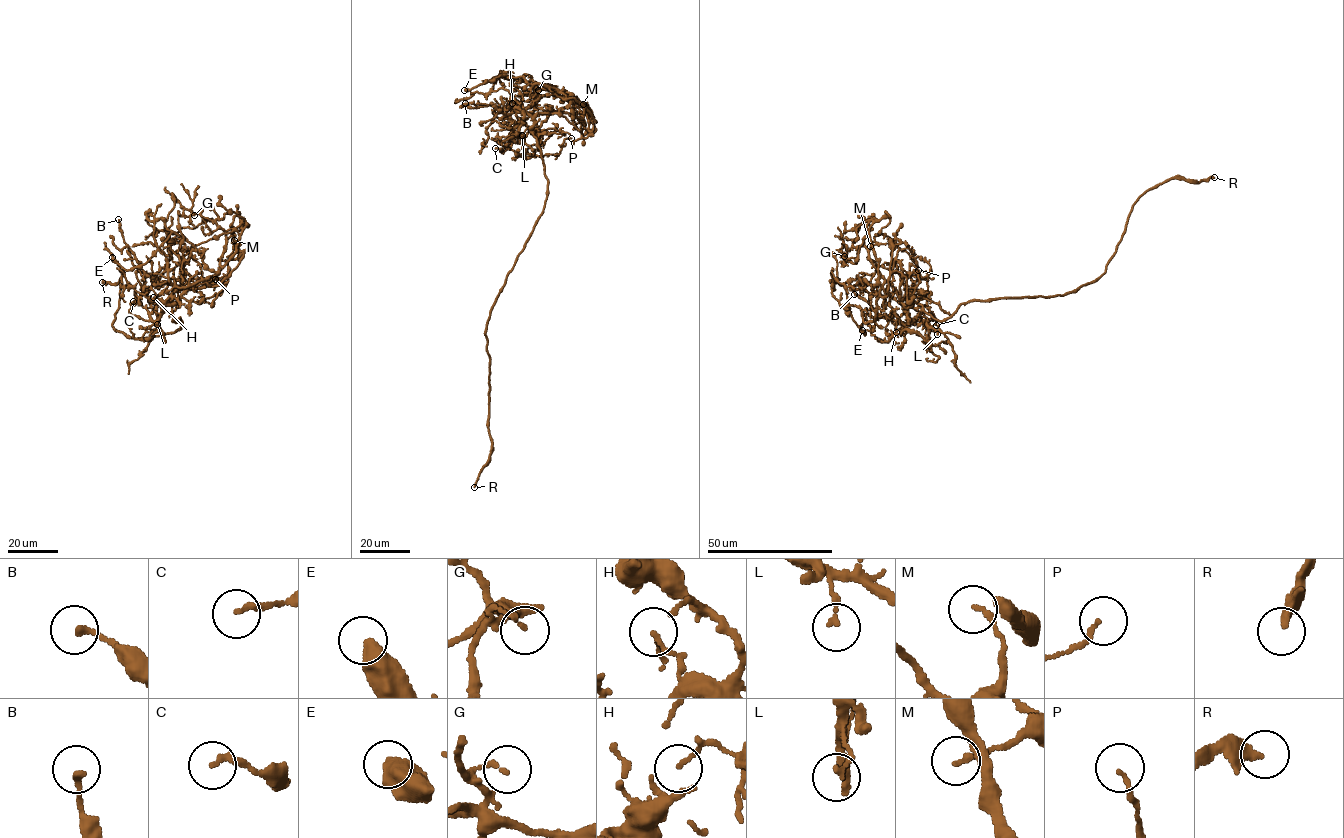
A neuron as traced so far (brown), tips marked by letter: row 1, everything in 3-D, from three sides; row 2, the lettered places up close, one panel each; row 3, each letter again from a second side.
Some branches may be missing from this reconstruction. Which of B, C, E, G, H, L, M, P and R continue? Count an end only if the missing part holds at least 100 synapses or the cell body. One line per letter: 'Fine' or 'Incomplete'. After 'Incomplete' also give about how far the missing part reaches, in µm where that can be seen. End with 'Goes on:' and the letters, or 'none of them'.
B: Fine
C: Fine
E: Fine
G: Fine
H: Fine
L: Fine
M: Fine
P: Fine
R: Incomplete. Missing length about 8 µm
Goes on: R

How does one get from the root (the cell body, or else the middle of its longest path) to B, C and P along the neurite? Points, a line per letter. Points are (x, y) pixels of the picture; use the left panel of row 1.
B: (170, 333), (182, 321), (173, 321), (173, 303), (166, 301), (173, 287), (145, 274), (118, 219)
C: (170, 333), (182, 321), (173, 321), (170, 299), (158, 320), (149, 316), (136, 275), (149, 274), (133, 301)
P: (170, 333), (182, 321), (166, 301), (173, 287), (151, 277), (181, 249), (204, 284), (215, 279)

